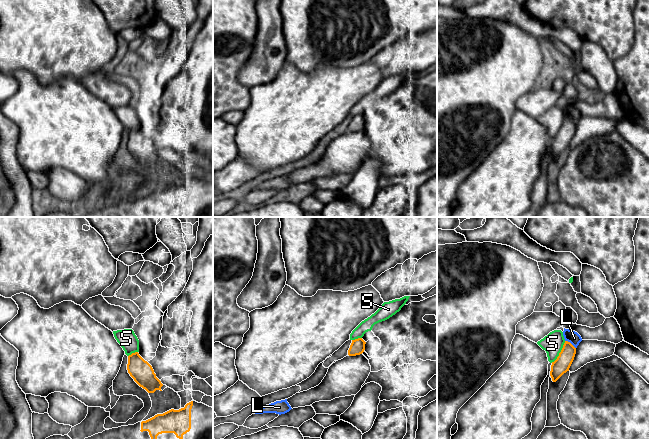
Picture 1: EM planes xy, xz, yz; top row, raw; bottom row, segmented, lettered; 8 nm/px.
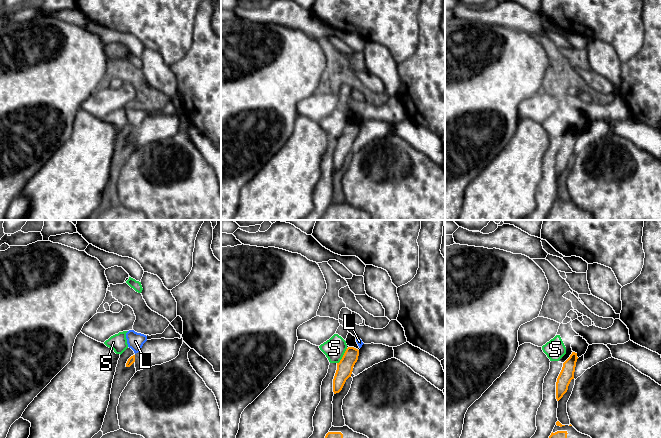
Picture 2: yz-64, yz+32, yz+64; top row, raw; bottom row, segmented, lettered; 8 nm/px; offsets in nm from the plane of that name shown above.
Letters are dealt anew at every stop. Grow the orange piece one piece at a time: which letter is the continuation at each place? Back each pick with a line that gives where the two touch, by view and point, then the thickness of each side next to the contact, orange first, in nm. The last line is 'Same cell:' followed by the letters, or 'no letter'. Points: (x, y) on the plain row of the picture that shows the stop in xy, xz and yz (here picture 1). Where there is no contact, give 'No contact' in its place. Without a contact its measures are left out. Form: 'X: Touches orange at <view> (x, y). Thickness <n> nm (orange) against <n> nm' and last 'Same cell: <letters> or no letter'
Same cell: no letter

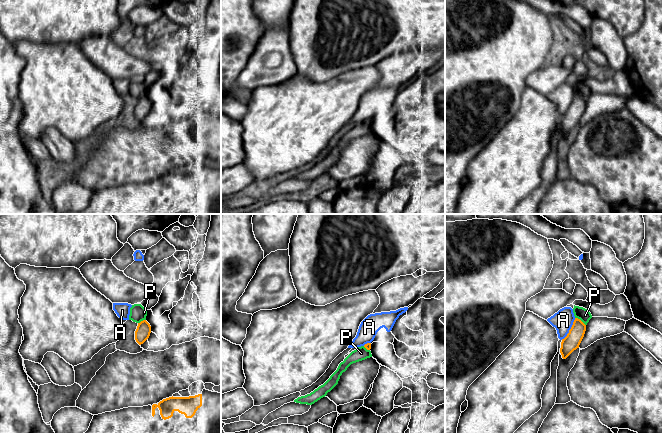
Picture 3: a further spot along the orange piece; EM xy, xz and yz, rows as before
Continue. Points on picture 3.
Same cell: no letter

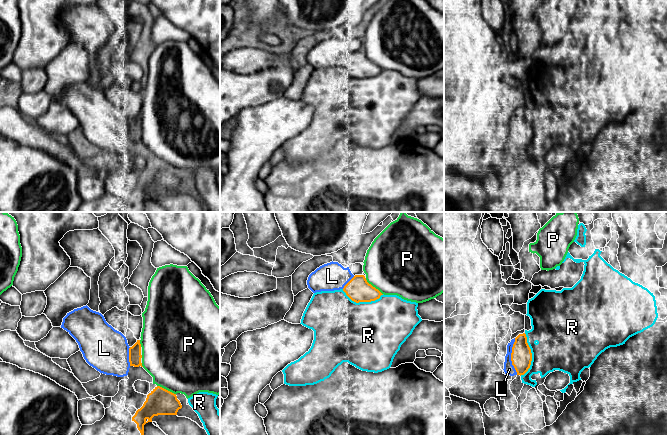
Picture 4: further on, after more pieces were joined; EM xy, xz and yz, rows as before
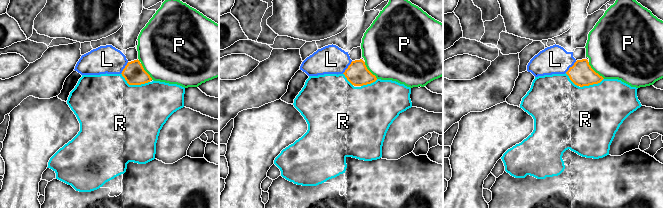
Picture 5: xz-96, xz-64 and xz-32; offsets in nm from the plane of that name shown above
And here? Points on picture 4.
L: Touches orange at yz (511, 132). Thickness 170 nm (orange) against 80 nm
Same cell: L

